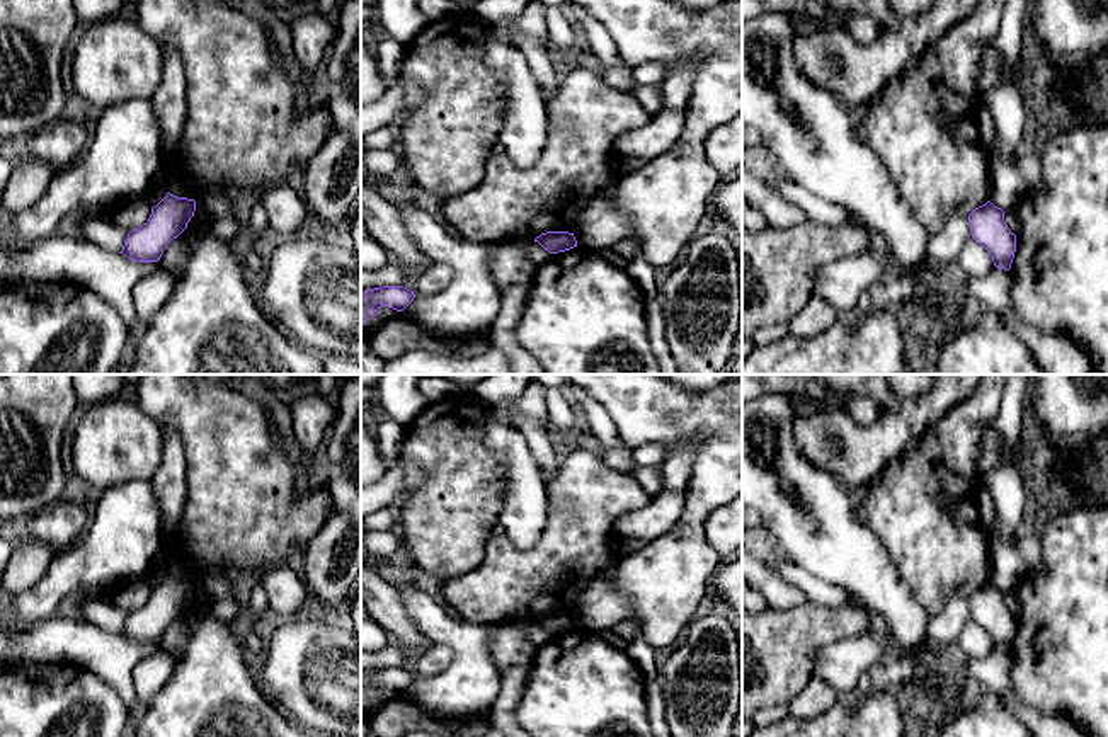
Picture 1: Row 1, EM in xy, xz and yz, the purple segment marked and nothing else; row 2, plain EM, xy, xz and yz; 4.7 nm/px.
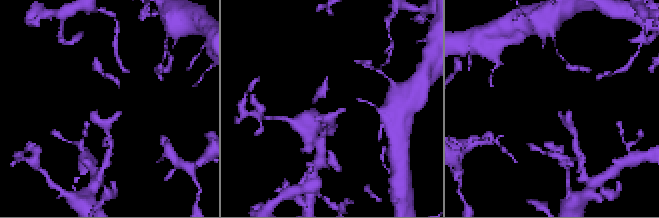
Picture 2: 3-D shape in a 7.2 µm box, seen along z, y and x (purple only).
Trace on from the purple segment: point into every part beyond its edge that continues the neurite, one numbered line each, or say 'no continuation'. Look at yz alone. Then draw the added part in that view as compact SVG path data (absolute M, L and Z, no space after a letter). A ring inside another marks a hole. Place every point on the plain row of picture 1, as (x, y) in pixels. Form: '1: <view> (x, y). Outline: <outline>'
no continuation

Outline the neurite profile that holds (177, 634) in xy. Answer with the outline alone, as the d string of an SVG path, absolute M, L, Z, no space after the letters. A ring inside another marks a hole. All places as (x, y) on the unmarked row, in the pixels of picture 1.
M184 611L177 620L174 620L167 630L163 631L160 638L160 647L172 654L174 657L179 657L189 642L192 633L192 620L191 613Z

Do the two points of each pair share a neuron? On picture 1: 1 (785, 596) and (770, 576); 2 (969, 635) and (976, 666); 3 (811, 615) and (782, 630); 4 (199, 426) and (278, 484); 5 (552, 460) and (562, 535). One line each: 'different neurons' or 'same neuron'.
1: same neuron
2: different neurons
3: same neuron
4: same neuron
5: different neurons

